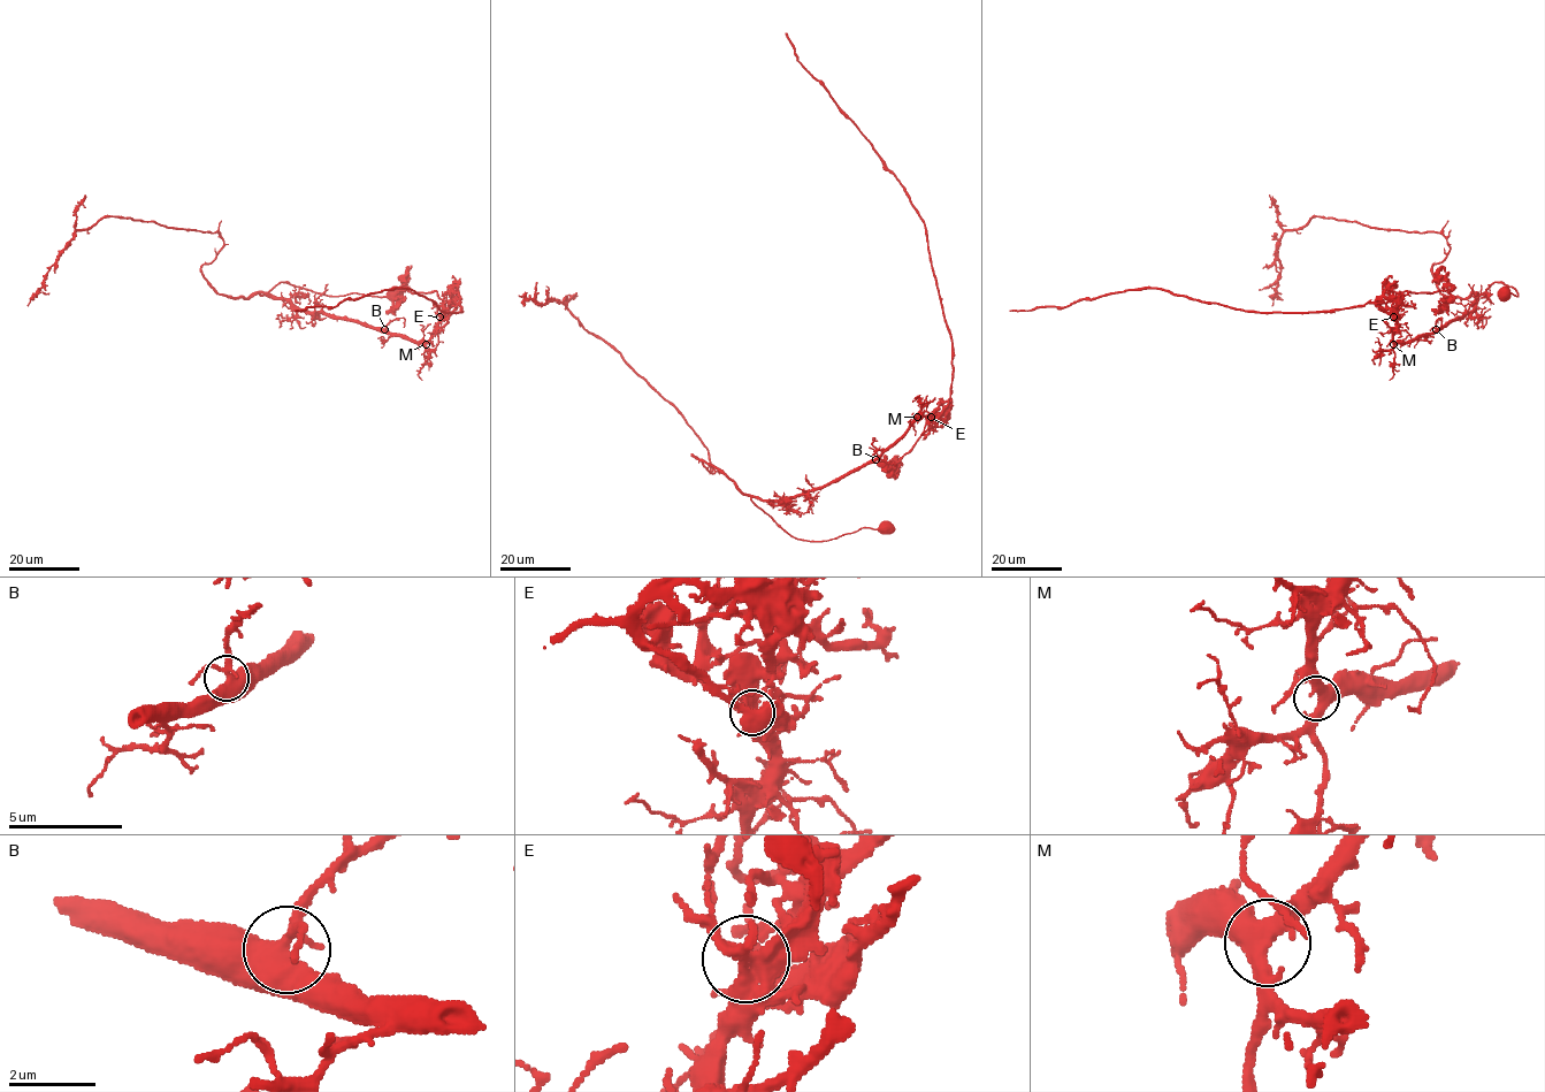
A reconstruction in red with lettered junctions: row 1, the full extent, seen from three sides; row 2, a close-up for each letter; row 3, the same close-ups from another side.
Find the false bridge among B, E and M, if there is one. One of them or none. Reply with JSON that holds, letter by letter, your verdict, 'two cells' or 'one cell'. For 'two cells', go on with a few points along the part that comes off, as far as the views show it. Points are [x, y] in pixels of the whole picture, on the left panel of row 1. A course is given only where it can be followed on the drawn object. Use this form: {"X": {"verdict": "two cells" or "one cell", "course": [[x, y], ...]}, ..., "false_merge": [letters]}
{"B": {"verdict": "one cell"}, "E": {"verdict": "two cells", "course": [[440, 317], [461, 306], [446, 312], [414, 290], [396, 288], [333, 307], [295, 311]]}, "M": {"verdict": "one cell"}, "false_merge": ["E"]}

